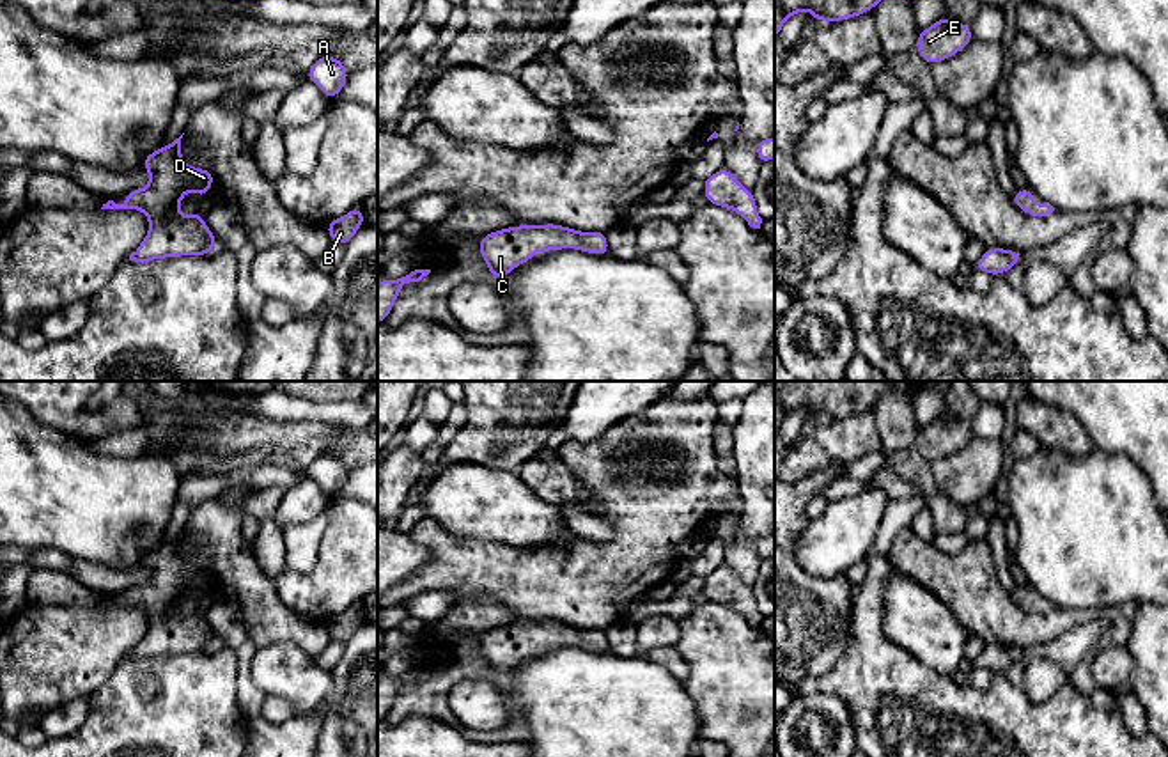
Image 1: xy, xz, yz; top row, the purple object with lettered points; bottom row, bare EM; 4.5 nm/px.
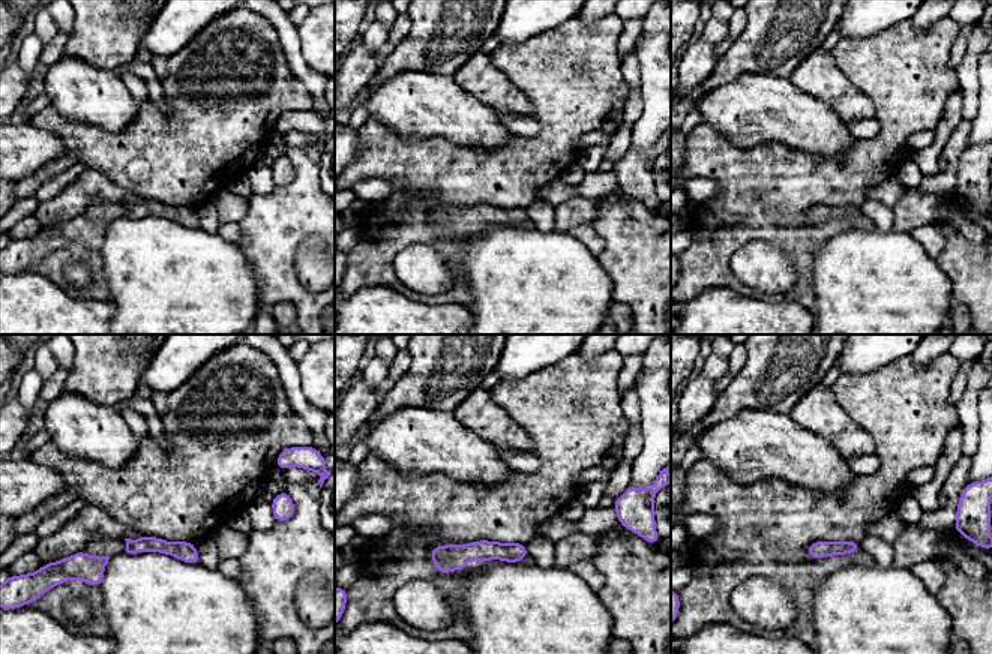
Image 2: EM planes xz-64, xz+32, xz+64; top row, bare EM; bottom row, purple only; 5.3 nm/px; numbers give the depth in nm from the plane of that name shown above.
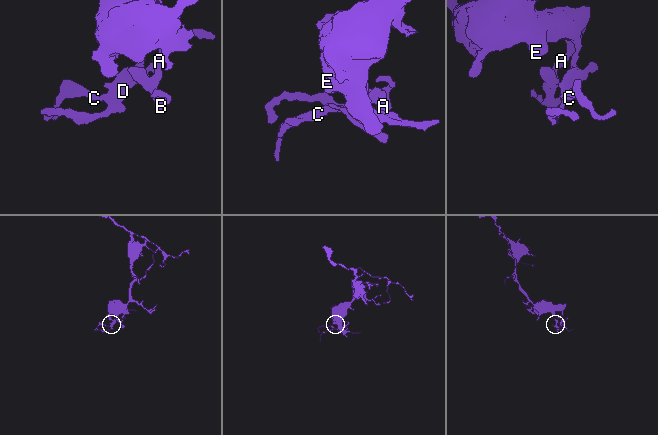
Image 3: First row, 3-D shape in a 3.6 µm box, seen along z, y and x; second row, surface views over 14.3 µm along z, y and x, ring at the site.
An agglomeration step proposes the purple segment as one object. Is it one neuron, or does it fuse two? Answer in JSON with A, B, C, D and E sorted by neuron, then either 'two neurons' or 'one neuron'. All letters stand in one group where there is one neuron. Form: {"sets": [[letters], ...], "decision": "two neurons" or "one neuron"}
{"sets": [["A", "B", "C", "D", "E"]], "decision": "one neuron"}

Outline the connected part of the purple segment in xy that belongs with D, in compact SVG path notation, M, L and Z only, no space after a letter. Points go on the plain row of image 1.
M181 535L142 557L151 578L144 587L124 590L126 599L108 597L101 606L138 606L149 615L149 629L129 658L149 659L167 654L200 654L216 644L216 633L204 620L202 608L191 613L179 610L184 590L197 589L200 596L209 594L209 583L216 574L207 566L188 564L181 553Z

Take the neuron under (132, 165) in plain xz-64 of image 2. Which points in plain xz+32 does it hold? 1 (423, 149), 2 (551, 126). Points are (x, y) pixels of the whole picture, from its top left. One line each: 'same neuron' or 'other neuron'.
1: same neuron
2: same neuron

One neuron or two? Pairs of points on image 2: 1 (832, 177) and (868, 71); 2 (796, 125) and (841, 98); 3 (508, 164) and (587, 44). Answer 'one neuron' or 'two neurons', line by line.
1: one neuron
2: two neurons
3: one neuron

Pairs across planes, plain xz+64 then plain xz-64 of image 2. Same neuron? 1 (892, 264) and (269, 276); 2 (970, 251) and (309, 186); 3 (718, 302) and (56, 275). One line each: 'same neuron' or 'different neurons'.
1: different neurons
2: same neuron
3: different neurons

